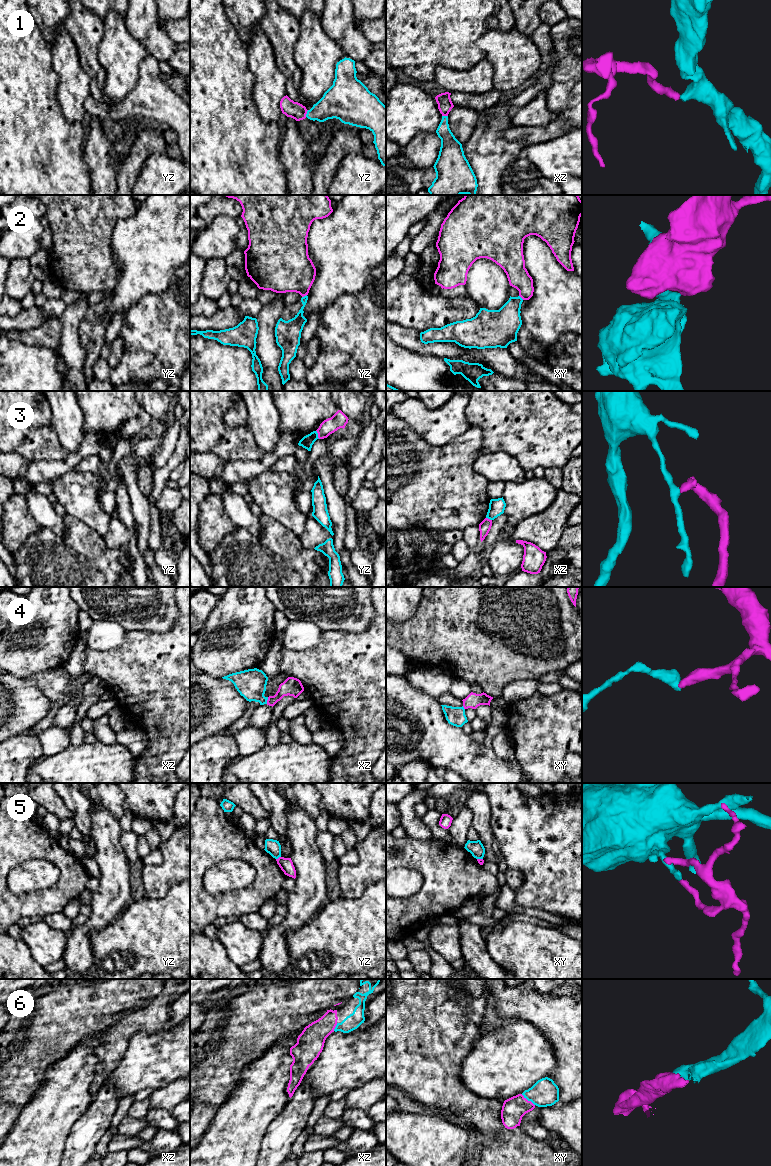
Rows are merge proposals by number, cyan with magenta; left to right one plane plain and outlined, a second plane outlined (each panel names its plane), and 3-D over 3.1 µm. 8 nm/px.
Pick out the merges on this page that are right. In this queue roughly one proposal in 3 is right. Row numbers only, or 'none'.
1, 6

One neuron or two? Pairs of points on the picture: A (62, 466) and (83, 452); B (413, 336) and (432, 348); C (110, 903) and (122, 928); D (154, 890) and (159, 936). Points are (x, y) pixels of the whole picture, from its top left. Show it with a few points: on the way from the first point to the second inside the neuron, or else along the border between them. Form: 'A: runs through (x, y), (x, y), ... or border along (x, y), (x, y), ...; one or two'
A: runs through (67, 464), (78, 456); one
B: runs through (416, 341), (423, 348), (427, 348); one
C: border along (125, 908), (108, 924), (97, 930); two
D: border along (175, 885), (161, 897), (145, 897); two

